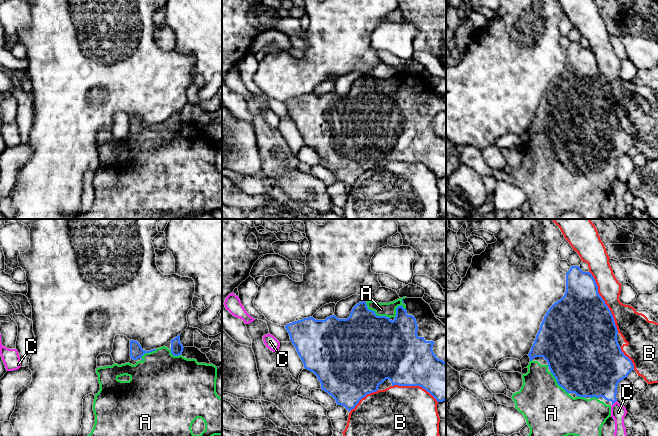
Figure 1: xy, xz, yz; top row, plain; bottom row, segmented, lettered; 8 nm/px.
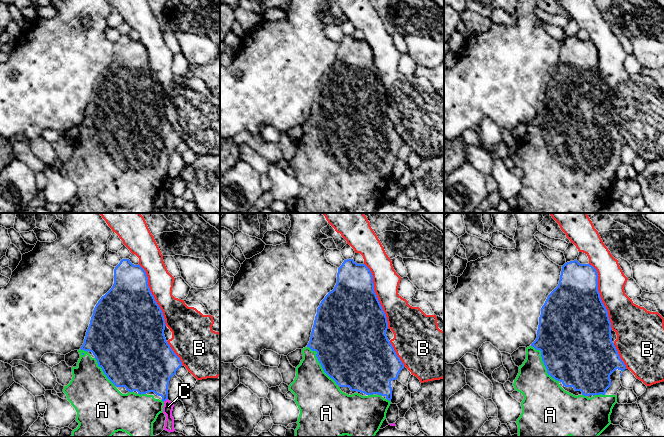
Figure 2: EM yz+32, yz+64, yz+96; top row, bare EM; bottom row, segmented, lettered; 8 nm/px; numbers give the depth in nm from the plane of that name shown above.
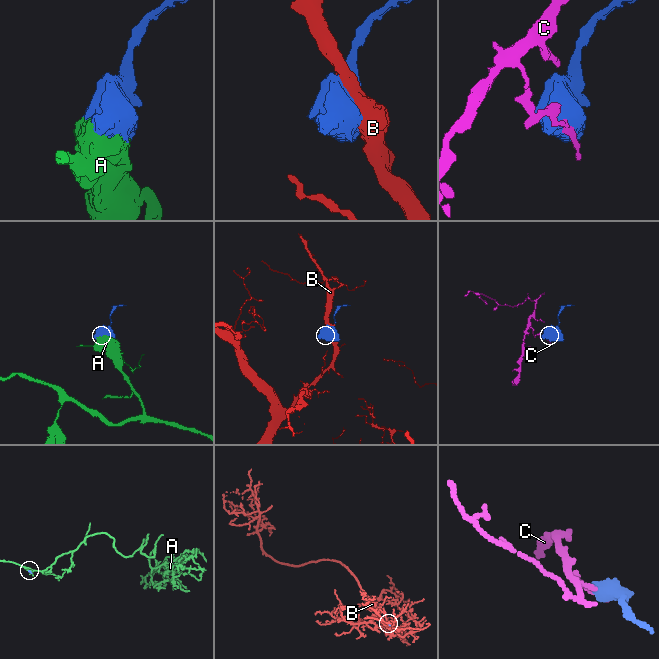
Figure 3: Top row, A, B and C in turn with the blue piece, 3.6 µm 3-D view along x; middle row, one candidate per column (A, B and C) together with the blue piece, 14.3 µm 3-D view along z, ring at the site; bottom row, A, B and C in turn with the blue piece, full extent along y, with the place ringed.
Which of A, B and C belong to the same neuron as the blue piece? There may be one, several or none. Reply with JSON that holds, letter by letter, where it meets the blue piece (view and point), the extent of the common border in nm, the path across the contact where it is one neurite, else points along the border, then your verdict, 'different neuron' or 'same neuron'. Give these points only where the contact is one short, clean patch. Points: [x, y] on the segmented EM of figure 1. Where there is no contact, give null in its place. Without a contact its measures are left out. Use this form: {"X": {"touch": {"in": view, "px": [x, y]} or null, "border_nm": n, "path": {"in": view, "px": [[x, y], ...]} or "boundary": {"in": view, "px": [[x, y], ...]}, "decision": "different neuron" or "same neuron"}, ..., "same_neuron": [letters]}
{"A": {"touch": {"in": "xz", "px": [375, 314]}, "border_nm": 240, "decision": "same neuron"}, "B": {"touch": {"in": "yz", "px": [604, 302]}, "border_nm": 550, "decision": "different neuron"}, "C": {"touch": {"in": "yz", "px": [614, 402]}, "border_nm": 60, "decision": "different neuron"}, "same_neuron": ["A"]}

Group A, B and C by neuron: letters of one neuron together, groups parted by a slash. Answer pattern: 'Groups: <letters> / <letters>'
Groups: A / B / C

